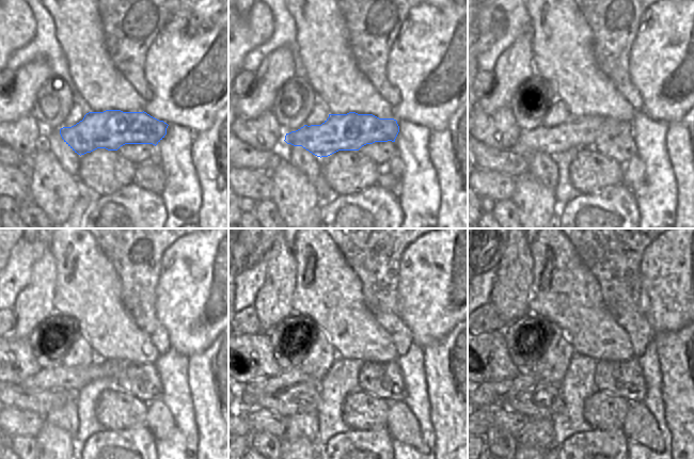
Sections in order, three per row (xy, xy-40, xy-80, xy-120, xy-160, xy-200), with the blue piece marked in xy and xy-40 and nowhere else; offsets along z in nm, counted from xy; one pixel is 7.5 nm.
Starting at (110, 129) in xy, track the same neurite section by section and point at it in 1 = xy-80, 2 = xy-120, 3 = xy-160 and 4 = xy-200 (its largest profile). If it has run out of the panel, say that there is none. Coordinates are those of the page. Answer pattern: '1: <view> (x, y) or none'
1: xy-80 (583, 132)
2: xy-120 (59, 378)
3: xy-160 (286, 379)
4: xy-200 (494, 394)

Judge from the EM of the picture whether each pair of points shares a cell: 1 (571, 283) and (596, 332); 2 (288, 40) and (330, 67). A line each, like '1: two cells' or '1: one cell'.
1: one cell
2: two cells

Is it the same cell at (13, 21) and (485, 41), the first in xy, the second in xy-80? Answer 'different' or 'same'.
same

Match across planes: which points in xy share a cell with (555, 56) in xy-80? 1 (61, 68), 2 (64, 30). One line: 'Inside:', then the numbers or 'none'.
Inside: 2

